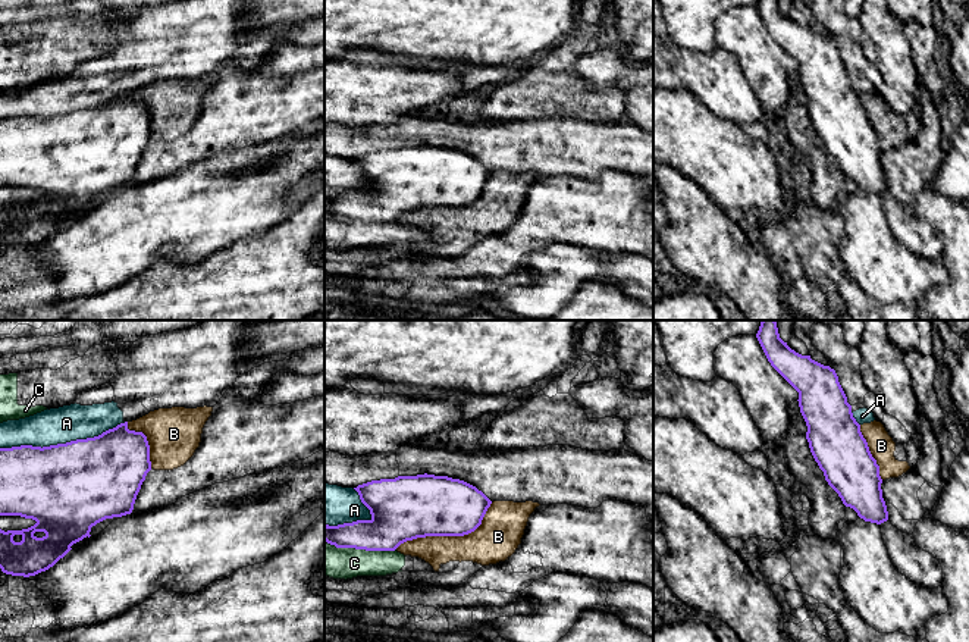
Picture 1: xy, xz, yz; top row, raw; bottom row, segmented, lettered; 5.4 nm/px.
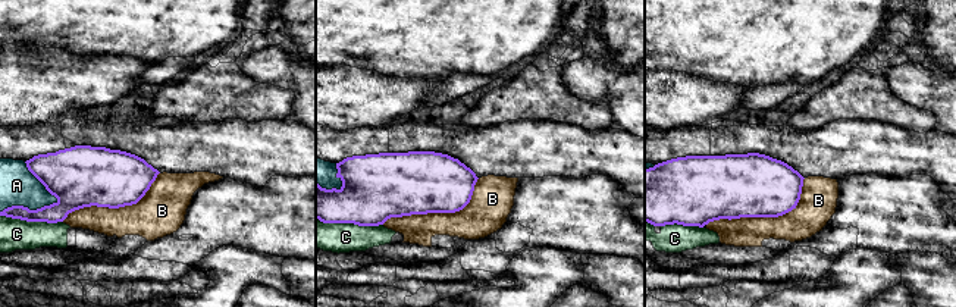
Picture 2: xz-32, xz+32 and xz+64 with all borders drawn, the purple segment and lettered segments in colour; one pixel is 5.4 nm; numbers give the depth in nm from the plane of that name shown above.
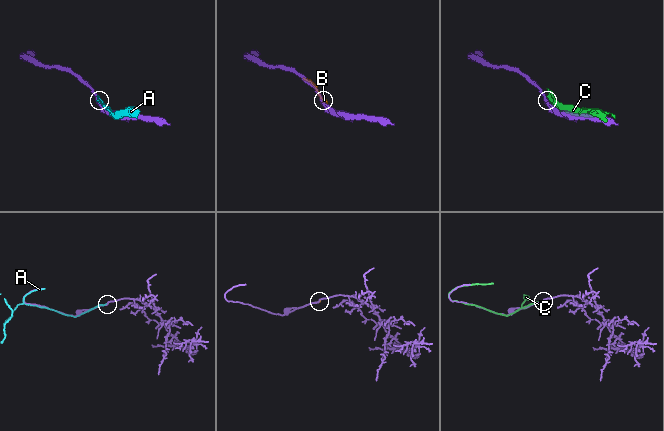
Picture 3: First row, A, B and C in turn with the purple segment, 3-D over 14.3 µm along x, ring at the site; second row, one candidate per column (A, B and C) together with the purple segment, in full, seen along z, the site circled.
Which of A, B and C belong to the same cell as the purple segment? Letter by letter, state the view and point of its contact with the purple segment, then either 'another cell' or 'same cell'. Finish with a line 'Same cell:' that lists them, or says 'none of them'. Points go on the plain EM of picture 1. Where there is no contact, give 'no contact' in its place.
A: contact xy (62, 115); another cell
B: contact xz (448, 206); another cell
C: contact xz (360, 219); another cell
Same cell: none of them

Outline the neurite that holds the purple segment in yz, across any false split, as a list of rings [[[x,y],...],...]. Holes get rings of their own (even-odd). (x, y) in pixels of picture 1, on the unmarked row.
[[[759,0],[756,9],[771,37],[799,63],[800,84],[808,97],[806,110],[828,156],[843,175],[853,179],[865,192],[877,195],[887,192],[888,182],[882,169],[879,137],[869,122],[860,95],[853,88],[835,41],[791,21],[780,9],[778,0]]]

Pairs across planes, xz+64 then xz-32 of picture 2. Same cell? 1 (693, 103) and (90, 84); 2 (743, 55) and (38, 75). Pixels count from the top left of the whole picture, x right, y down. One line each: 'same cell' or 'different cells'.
1: same cell
2: different cells

